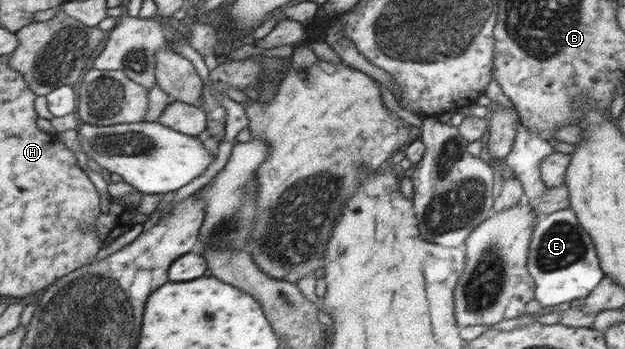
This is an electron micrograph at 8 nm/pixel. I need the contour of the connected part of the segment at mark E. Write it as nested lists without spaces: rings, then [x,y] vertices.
[[[569,207],[537,218],[528,256],[527,267],[536,285],[534,300],[543,307],[589,297],[587,293],[605,277],[591,237]]]

